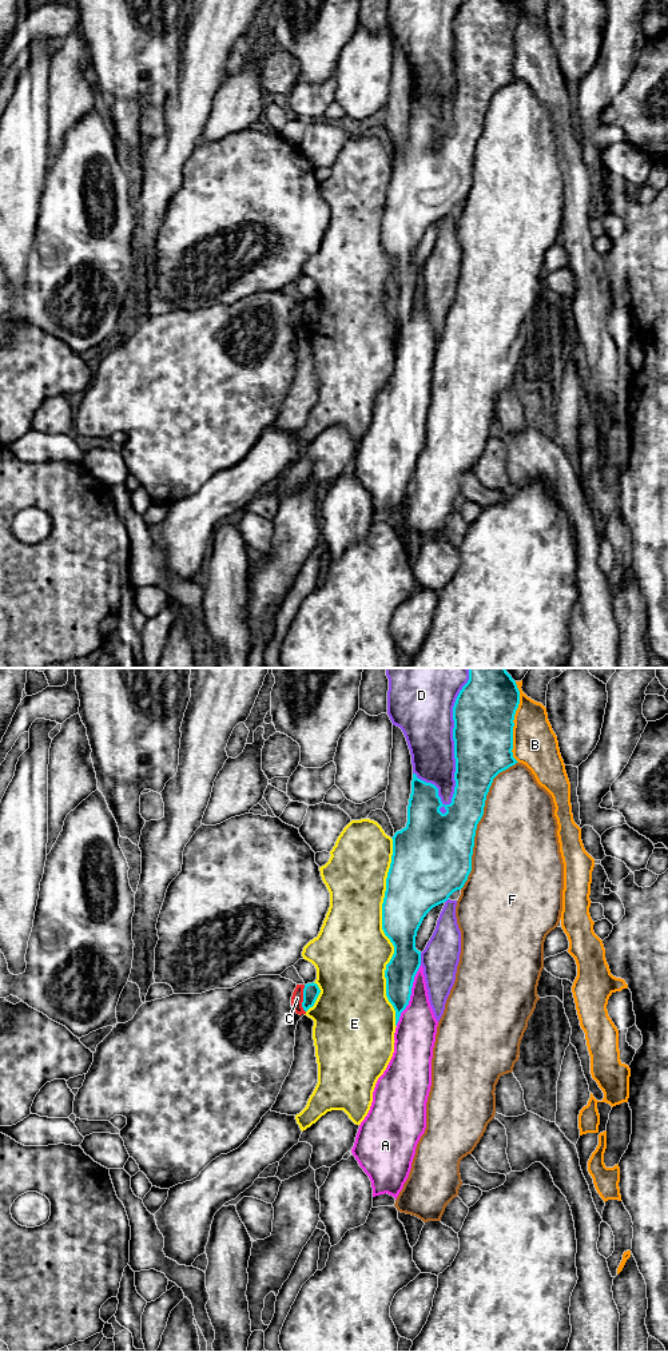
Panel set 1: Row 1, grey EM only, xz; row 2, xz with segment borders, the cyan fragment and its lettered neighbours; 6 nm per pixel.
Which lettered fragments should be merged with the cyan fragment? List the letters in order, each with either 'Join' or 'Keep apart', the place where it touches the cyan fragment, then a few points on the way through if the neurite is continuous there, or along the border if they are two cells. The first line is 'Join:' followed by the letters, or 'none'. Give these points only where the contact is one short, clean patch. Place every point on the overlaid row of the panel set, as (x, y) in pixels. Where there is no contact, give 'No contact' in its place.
Join: none
A: Keep apart. Touches cyan at xz (410, 994)
B: Keep apart. Touches cyan at xz (512, 722)
C: Keep apart. Touches cyan at xz (303, 998). Boundary: xz (303, 985), (302, 1009), (305, 1011)
D: Keep apart. Touches cyan at xz (454, 742)
E: Keep apart. Touches cyan at xz (384, 931)
F: Keep apart. Touches cyan at xz (478, 820)

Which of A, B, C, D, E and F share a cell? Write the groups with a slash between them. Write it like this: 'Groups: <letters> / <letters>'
Groups: A / B / C / D / E / F

